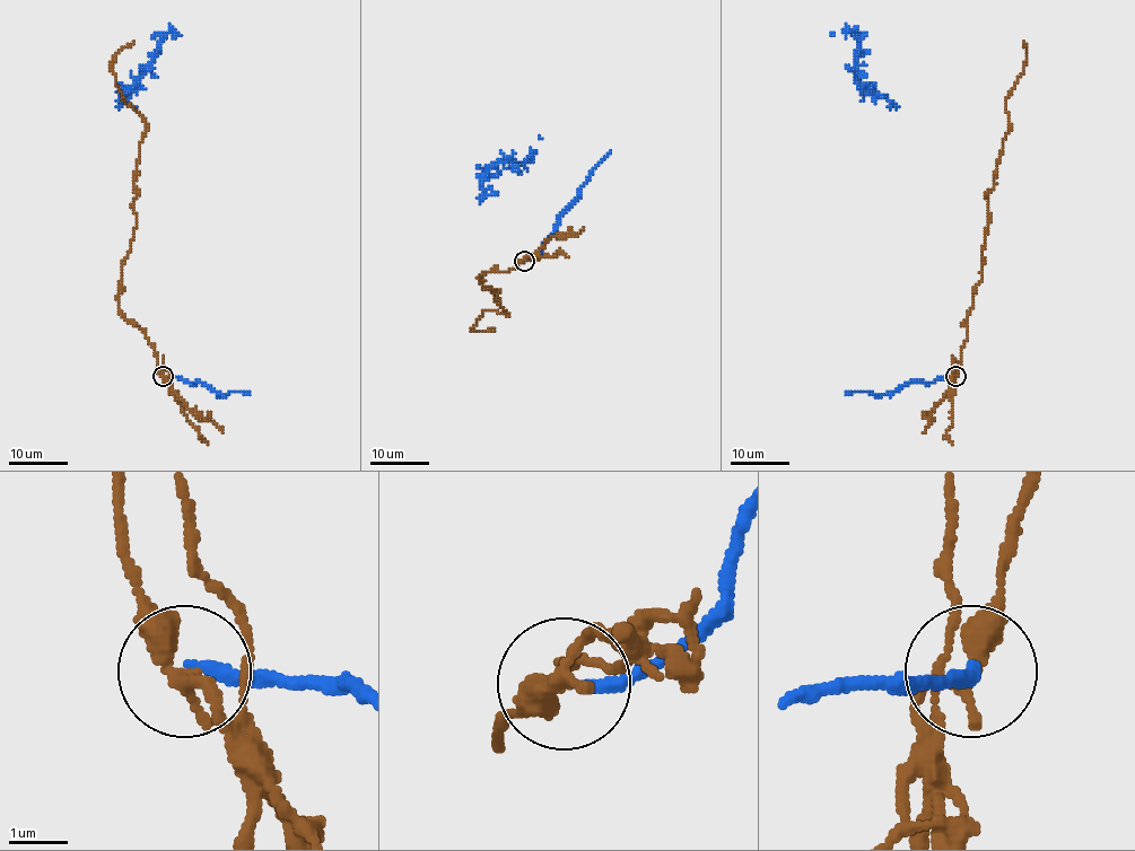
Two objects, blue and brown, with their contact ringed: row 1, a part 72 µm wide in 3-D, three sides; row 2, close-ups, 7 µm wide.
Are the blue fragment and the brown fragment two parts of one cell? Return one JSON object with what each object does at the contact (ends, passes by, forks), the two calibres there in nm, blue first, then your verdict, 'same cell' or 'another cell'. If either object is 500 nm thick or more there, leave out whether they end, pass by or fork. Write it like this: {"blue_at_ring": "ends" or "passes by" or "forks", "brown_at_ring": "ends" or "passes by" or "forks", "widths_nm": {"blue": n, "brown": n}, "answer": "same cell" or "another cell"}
{"blue_at_ring": "ends", "brown_at_ring": "passes by", "widths_nm": {"blue": 200, "brown": 300}, "answer": "another cell"}

